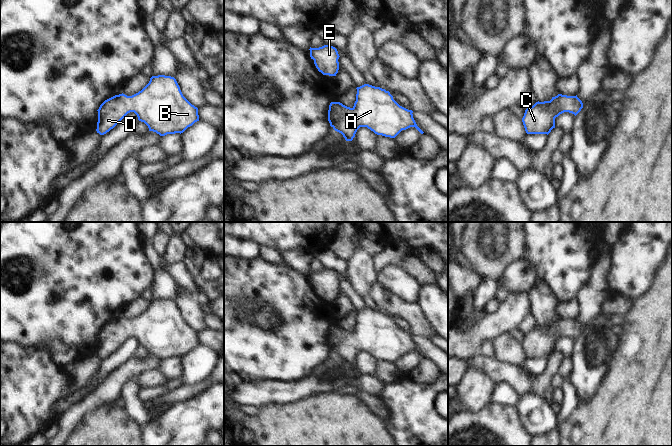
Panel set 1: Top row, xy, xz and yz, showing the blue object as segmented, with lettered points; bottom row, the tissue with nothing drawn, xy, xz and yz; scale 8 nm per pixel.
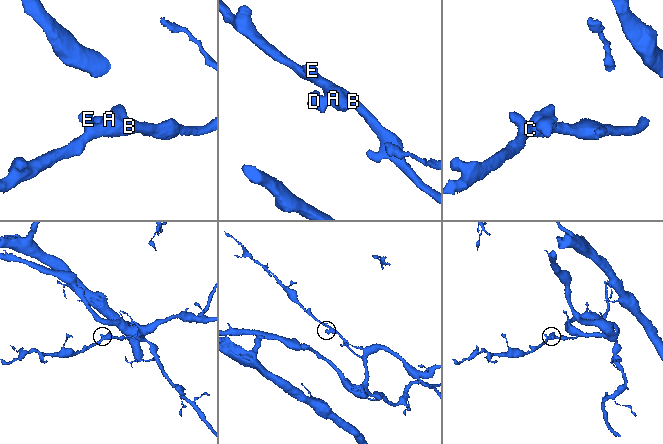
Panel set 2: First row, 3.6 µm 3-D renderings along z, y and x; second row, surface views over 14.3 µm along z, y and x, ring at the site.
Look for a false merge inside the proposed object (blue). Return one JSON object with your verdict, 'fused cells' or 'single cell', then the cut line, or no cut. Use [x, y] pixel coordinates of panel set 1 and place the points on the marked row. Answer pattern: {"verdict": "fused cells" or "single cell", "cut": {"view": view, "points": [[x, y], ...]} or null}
{"verdict": "single cell", "cut": null}

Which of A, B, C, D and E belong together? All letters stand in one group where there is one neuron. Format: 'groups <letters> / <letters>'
groups A B C D E

